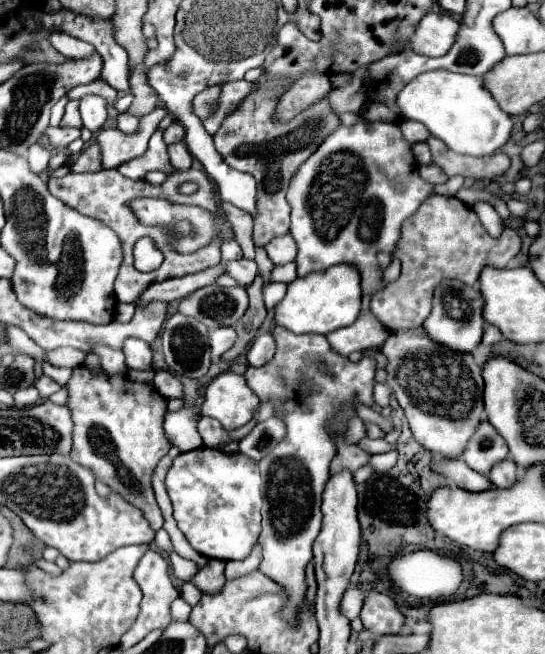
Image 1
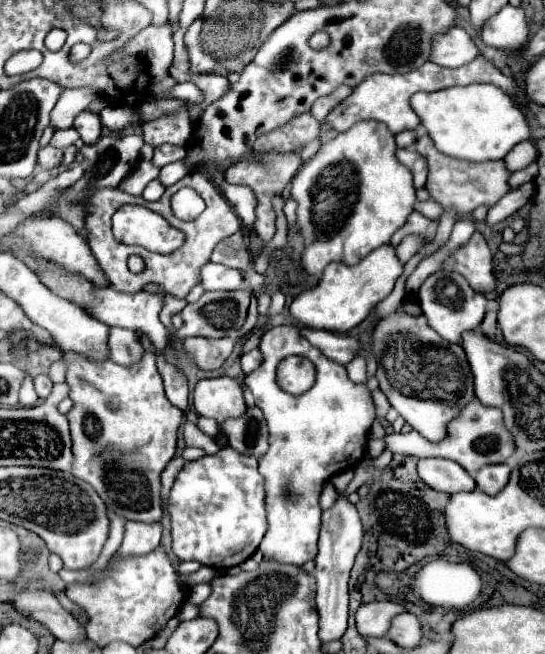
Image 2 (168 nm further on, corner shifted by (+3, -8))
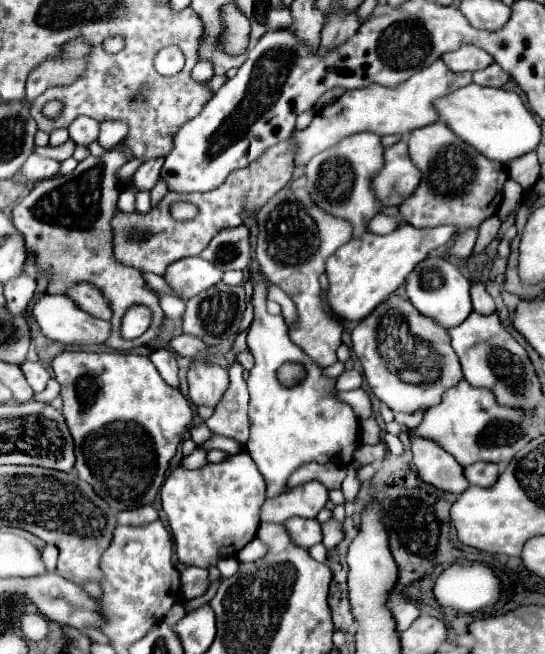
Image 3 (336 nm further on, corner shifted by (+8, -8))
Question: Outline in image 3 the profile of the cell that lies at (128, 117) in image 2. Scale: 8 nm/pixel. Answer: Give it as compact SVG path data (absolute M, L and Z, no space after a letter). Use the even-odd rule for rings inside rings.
M100 122L100 138L98 138L98 144L104 150L116 148L124 140L126 132L128 132L126 122Z

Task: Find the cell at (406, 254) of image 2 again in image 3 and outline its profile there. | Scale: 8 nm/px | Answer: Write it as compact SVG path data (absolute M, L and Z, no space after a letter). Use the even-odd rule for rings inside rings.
M444 122L430 124L408 136L410 158L422 172L422 180L408 200L400 206L402 218L416 228L434 228L448 222L460 230L476 228L482 220L494 216L502 202L502 188L508 180L508 168L500 162L488 160L470 144L462 142Z

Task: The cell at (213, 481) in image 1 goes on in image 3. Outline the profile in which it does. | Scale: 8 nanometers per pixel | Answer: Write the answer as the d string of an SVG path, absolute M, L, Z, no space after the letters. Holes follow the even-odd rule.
M248 452L230 456L220 464L206 464L198 470L178 466L160 490L162 508L174 536L180 562L208 568L222 556L238 554L258 530L258 512L266 500L266 484Z

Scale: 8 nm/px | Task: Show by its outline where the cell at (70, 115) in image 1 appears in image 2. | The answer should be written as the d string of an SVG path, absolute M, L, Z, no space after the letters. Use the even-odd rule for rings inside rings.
M69 128L69 130L57 130L57 132L53 134L53 138L51 138L51 144L65 150L65 148L71 146L77 138L79 138L79 136L77 136L77 130L75 130L75 128Z

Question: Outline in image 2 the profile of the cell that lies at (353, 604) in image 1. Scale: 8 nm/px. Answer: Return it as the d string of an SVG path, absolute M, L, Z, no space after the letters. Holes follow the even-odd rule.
M369 602L361 604L359 610L355 612L355 622L357 622L357 632L361 636L385 636L391 618L405 608L395 604L395 602Z

